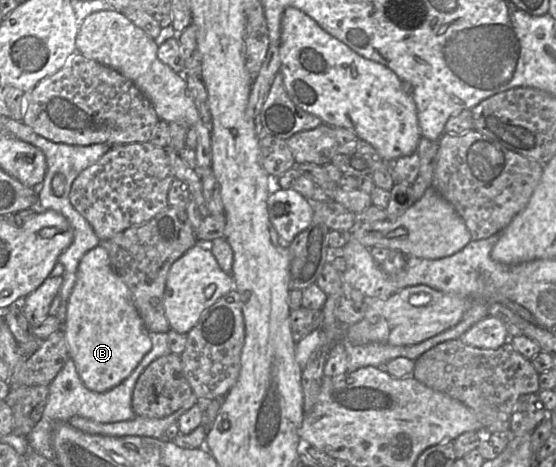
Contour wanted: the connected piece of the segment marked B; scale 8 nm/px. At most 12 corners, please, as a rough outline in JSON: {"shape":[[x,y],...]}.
{"shape":[[101,245],[79,262],[62,331],[80,379],[122,383],[152,348]]}

